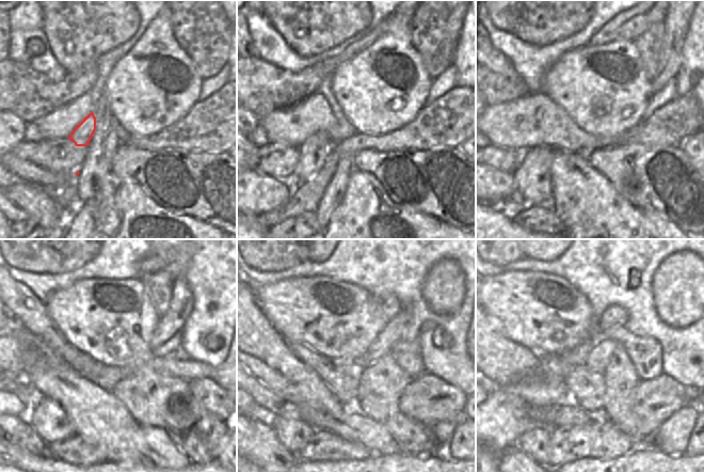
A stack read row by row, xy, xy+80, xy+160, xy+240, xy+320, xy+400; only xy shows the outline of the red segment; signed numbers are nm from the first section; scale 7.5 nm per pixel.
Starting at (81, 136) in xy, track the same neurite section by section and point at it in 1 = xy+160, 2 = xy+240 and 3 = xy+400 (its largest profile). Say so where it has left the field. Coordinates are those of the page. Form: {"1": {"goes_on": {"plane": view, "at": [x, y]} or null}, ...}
{"1": {"goes_on": {"plane": "xy+160", "at": [532, 177]}}, "2": {"goes_on": {"plane": "xy+240", "at": [50, 422]}}, "3": {"goes_on": {"plane": "xy+400", "at": [534, 443]}}}

